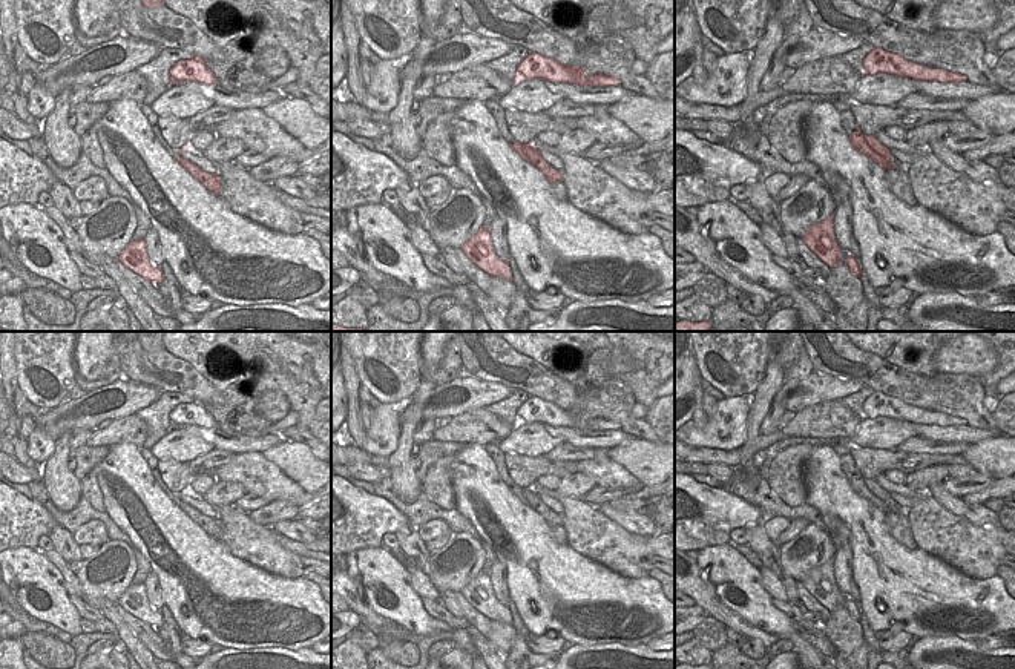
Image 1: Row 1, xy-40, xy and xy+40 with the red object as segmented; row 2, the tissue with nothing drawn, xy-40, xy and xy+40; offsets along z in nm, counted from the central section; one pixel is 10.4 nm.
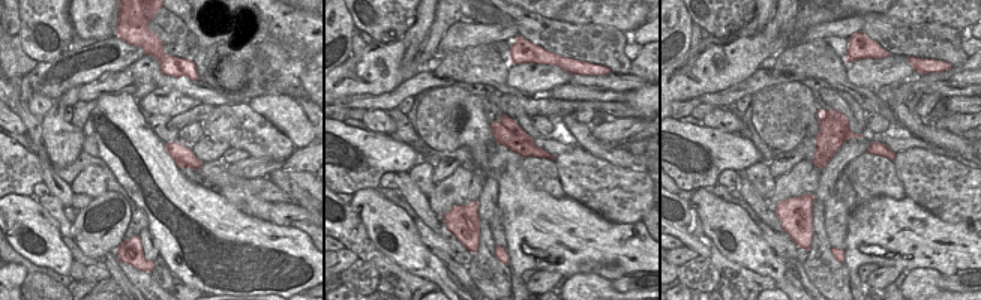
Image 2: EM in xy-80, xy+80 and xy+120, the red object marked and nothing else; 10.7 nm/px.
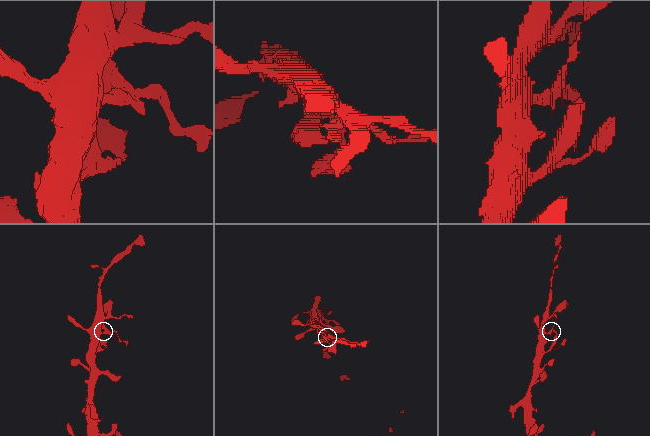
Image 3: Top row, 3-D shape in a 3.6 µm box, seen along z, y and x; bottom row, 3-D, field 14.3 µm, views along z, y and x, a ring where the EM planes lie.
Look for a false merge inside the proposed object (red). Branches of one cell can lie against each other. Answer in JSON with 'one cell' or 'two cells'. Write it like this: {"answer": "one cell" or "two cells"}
{"answer": "two cells"}

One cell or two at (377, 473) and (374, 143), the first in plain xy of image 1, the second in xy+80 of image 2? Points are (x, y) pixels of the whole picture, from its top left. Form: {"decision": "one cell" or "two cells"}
{"decision": "two cells"}

